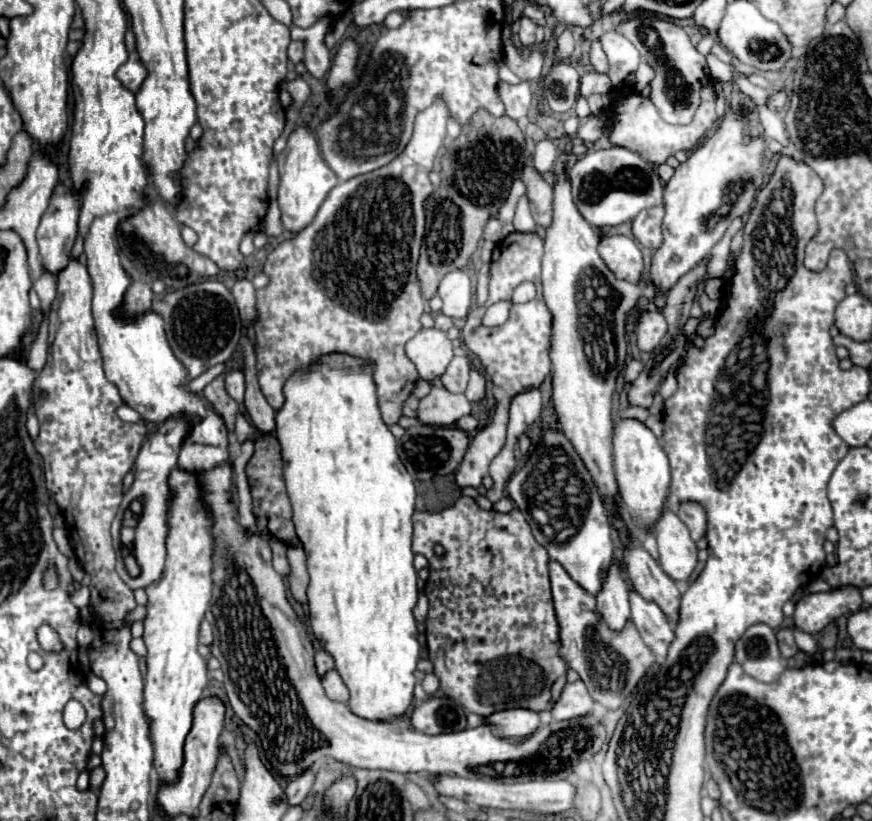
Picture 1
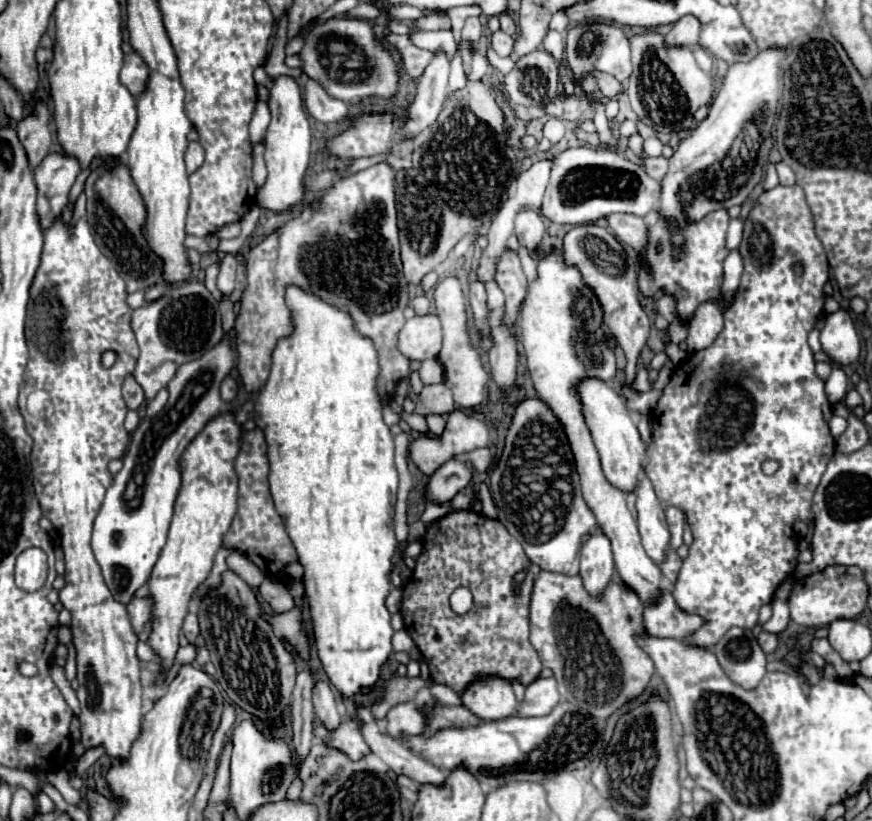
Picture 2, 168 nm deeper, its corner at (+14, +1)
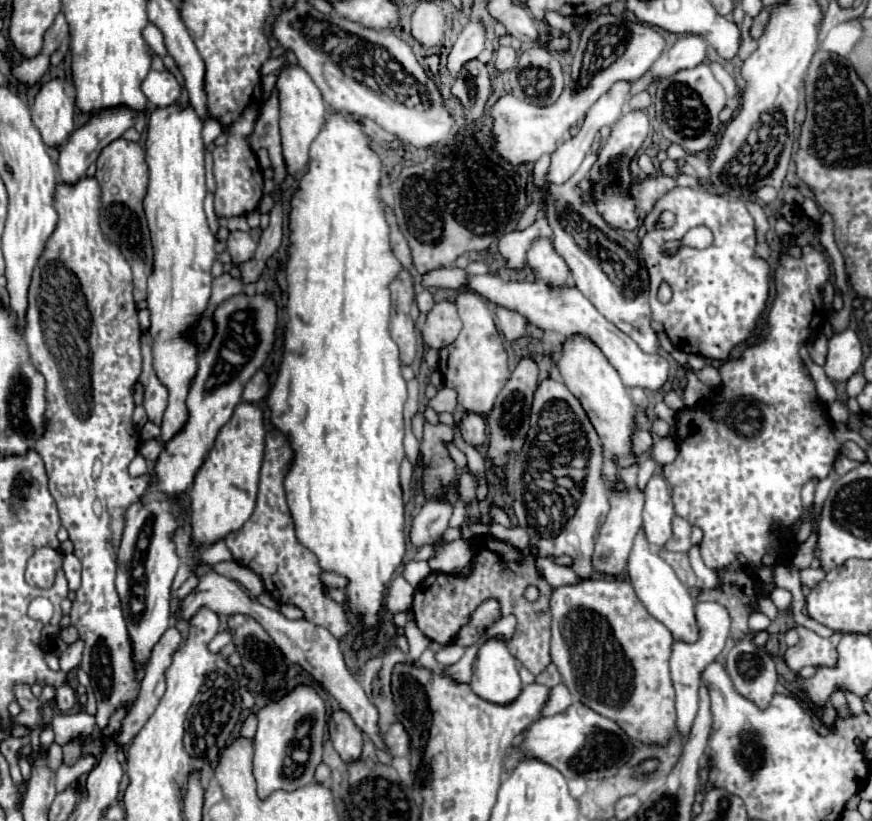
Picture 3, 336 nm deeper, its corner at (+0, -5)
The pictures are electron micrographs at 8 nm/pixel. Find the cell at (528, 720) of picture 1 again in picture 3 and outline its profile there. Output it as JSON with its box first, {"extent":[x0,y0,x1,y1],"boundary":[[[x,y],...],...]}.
{"extent":[471,637,523,705],"boundary":[[[493,637],[479,647],[473,661],[471,689],[479,697],[499,705],[513,701],[521,693],[523,685],[517,673],[515,657],[509,653],[509,647],[503,639]]]}

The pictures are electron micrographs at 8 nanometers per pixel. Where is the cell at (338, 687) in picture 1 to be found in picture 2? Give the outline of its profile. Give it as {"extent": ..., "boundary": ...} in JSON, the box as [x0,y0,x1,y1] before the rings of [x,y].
{"extent":[313,681,341,729],"boundary":[[[317,681],[313,687],[313,707],[315,707],[315,717],[321,719],[329,729],[341,723],[341,715],[337,713],[337,699],[331,687],[323,681]]]}

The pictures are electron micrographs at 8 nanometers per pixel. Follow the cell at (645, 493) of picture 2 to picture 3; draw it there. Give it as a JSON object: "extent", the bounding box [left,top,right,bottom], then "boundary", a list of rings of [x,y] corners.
{"extent":[643,475,673,547],"boundary":[[[653,475],[645,485],[645,507],[643,507],[643,529],[651,545],[661,547],[671,537],[673,501],[669,485],[663,475]]]}

